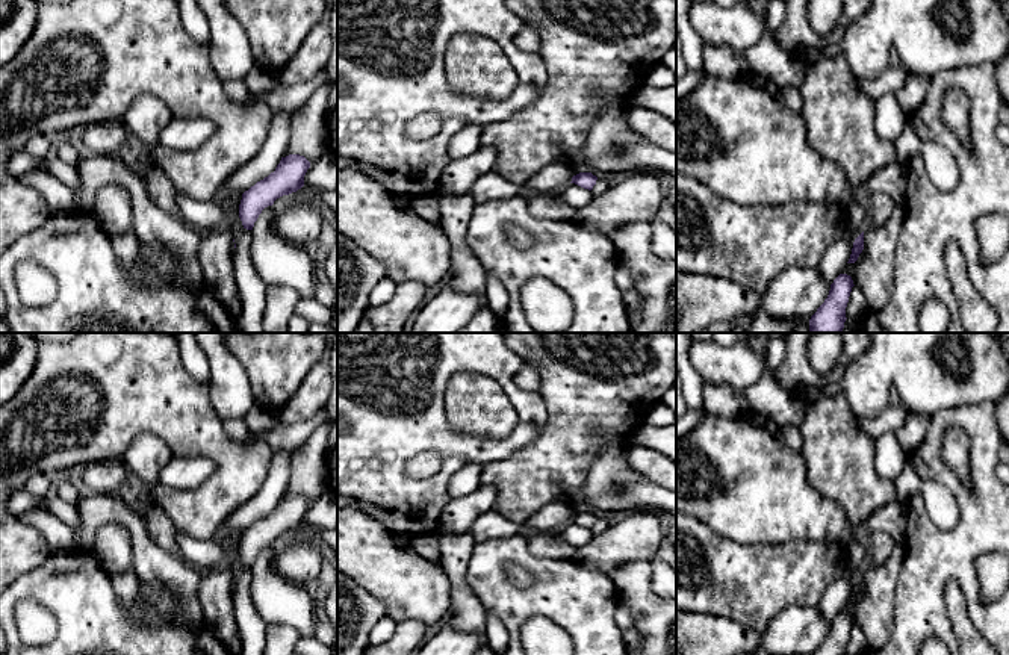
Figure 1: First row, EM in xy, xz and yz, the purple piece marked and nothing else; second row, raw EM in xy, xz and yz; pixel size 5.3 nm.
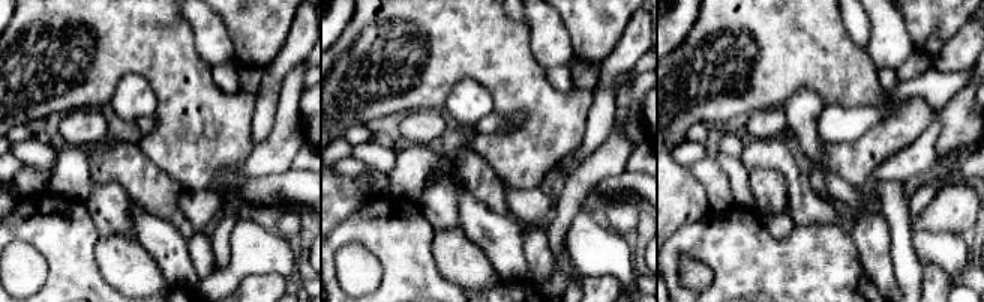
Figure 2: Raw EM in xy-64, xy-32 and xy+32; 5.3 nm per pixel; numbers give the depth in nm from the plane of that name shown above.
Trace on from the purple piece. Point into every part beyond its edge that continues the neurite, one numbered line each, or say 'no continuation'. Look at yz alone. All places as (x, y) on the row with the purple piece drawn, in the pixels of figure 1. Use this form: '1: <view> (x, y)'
no continuation

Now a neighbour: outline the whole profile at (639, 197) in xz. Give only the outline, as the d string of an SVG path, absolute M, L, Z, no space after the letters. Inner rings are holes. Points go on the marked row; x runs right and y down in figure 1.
M637 174L593 197L588 206L576 212L575 221L610 237L625 222L655 218L663 201L658 177Z

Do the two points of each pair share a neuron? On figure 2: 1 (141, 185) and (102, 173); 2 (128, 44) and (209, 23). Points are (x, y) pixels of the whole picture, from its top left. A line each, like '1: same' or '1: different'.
1: same
2: different

